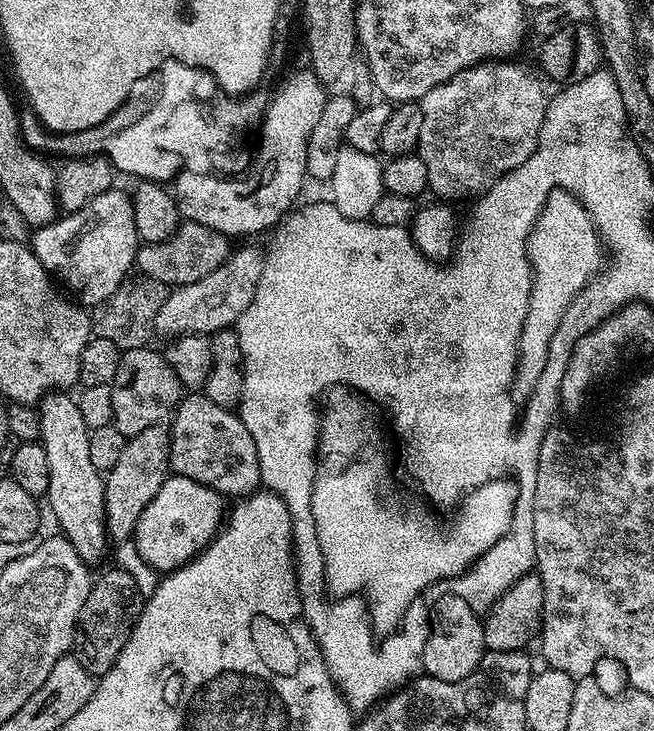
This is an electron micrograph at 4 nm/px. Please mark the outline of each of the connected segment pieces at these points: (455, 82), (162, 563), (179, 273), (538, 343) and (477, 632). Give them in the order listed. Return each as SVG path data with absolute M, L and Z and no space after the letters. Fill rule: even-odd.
M493 58L475 64L473 68L462 70L454 78L442 82L442 86L434 86L434 90L430 90L430 94L426 94L418 101L422 110L422 134L420 135L418 154L422 158L422 162L426 162L428 187L433 193L436 191L440 195L437 197L441 201L453 202L452 200L464 200L467 196L472 196L471 198L484 196L490 190L490 186L494 186L494 182L498 182L498 178L502 178L505 172L522 166L522 162L526 162L526 158L530 158L530 154L534 154L537 144L540 143L540 127L544 121L544 110L546 107L544 88L522 65L511 64L512 62L508 58Z
M169 475L162 482L158 494L142 510L134 541L138 553L157 573L167 574L190 563L199 552L208 547L208 543L221 531L226 516L225 497L212 488L202 486L185 476Z
M185 219L169 240L141 243L137 250L135 267L141 268L143 275L149 280L157 280L169 286L179 286L198 282L198 278L206 278L206 274L214 274L218 266L227 262L230 255L229 237L218 230L210 230L210 226L202 226L198 222Z
M551 193L528 236L532 293L520 335L520 347L516 353L516 377L512 383L512 395L517 401L527 401L542 376L551 350L551 340L567 307L576 295L589 287L588 279L596 271L601 271L600 250L602 251L602 240L586 205L573 196Z
M455 592L442 595L432 608L431 626L428 626L428 638L420 659L423 671L439 681L458 682L468 677L479 666L484 653L484 622L475 612L468 600Z

